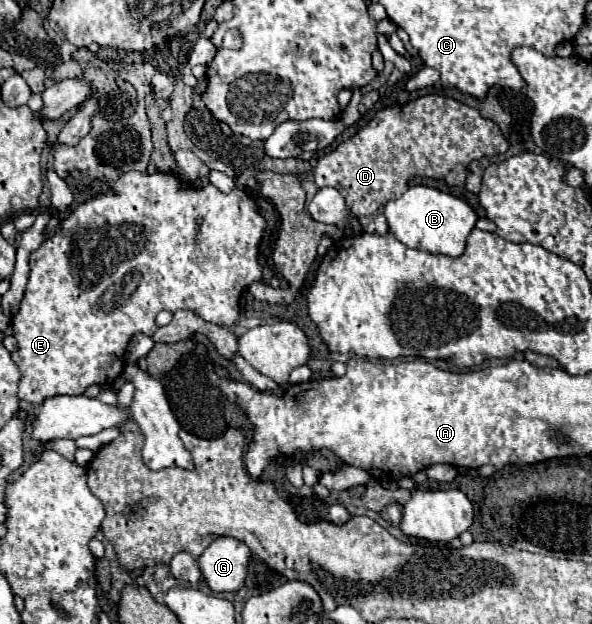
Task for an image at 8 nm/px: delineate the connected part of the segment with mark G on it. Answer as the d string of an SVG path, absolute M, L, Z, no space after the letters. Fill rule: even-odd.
M217 537L199 557L199 569L211 591L239 591L247 577L249 557L251 551L243 541L233 537Z

